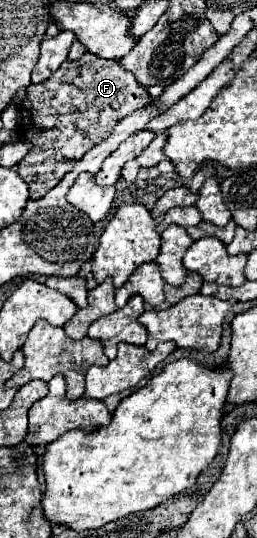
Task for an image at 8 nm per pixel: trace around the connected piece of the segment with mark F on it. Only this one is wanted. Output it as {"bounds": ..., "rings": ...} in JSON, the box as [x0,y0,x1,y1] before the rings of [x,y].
{"bounds":[19,52,151,200],"rings":[[[85,52],[79,60],[65,60],[65,66],[49,78],[49,82],[31,84],[27,88],[25,100],[19,106],[21,122],[19,122],[19,136],[23,142],[31,144],[31,150],[25,154],[25,158],[19,162],[19,176],[29,184],[29,194],[33,200],[43,198],[51,188],[55,188],[61,178],[73,170],[73,166],[99,142],[103,142],[115,128],[119,120],[123,120],[127,114],[135,112],[137,108],[143,108],[151,102],[151,96],[145,86],[141,86],[133,72],[119,66],[117,60],[105,60],[99,56],[93,56],[91,52]]]}

